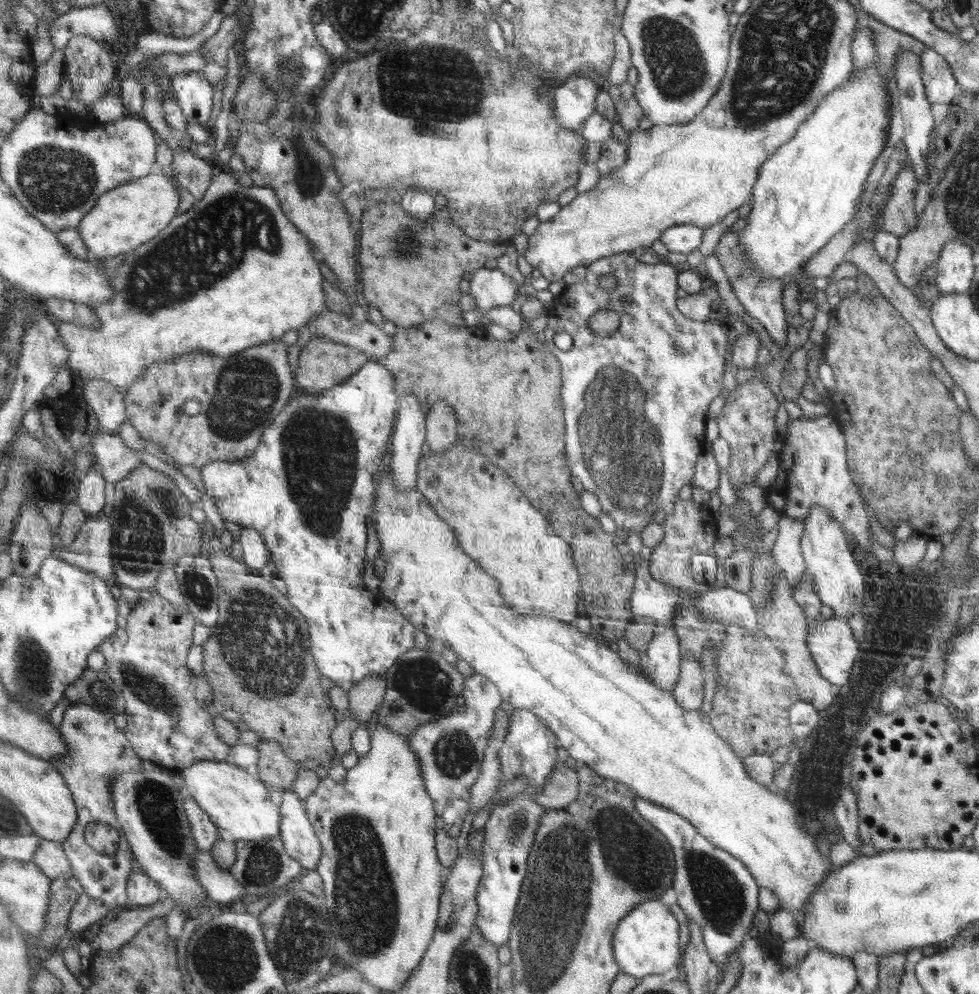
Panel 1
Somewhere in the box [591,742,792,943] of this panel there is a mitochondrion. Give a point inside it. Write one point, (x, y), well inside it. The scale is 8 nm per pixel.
(720, 895)

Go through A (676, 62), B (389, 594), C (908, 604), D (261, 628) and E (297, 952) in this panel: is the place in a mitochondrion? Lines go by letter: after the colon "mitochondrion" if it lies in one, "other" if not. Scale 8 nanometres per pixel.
A: mitochondrion
B: other
C: mitochondrion
D: mitochondrion
E: mitochondrion

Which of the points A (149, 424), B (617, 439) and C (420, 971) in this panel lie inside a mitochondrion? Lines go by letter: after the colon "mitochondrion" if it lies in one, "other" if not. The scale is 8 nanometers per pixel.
A: other
B: mitochondrion
C: other

